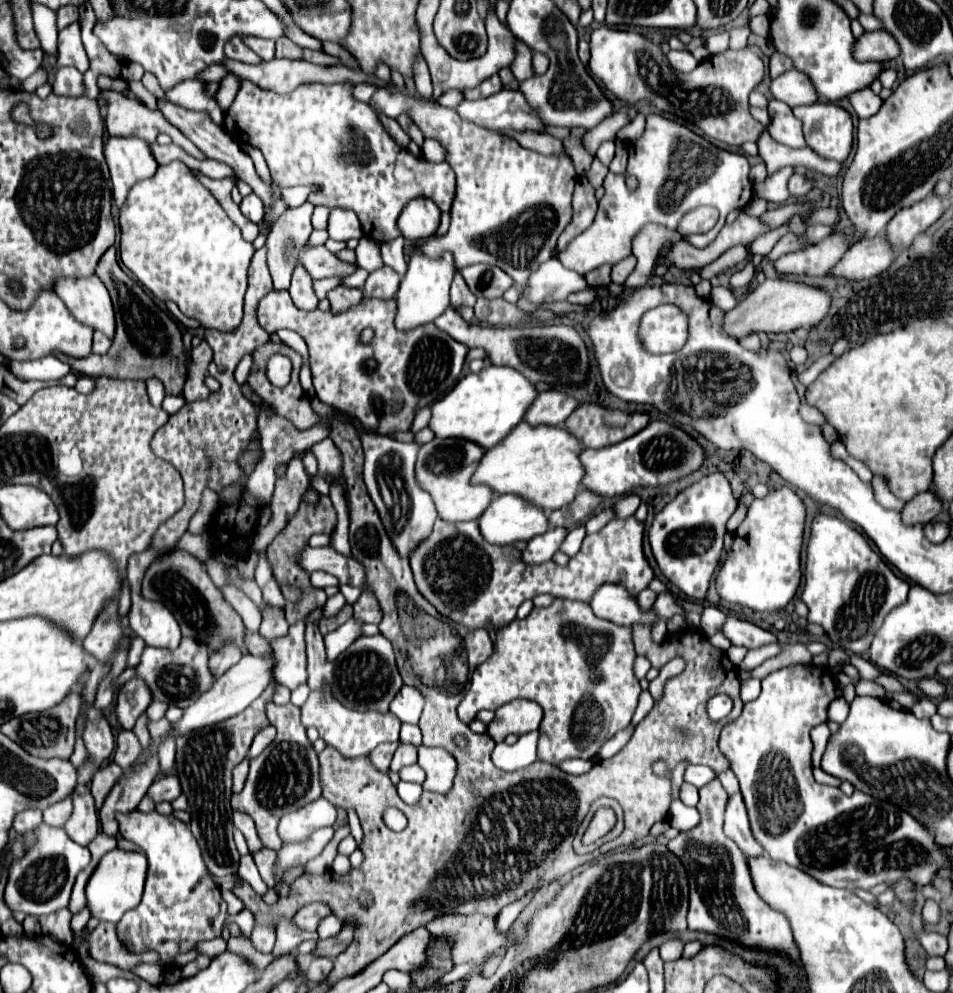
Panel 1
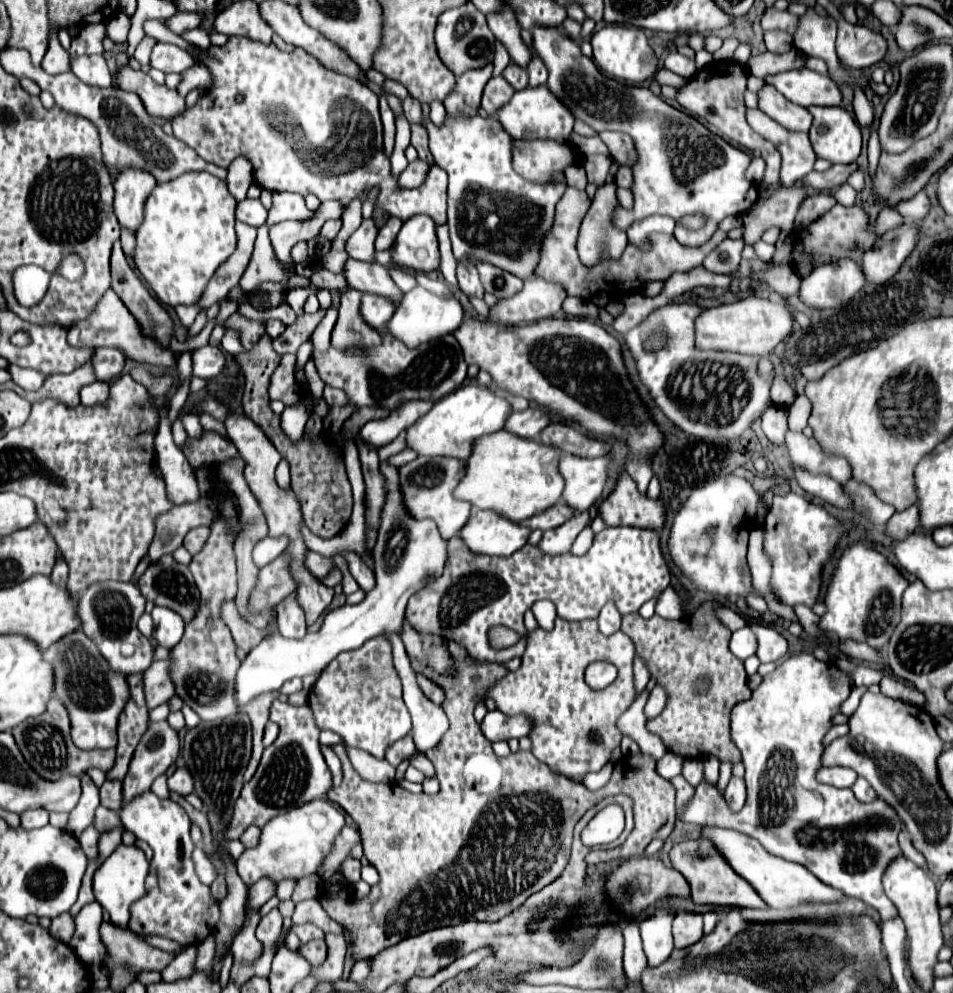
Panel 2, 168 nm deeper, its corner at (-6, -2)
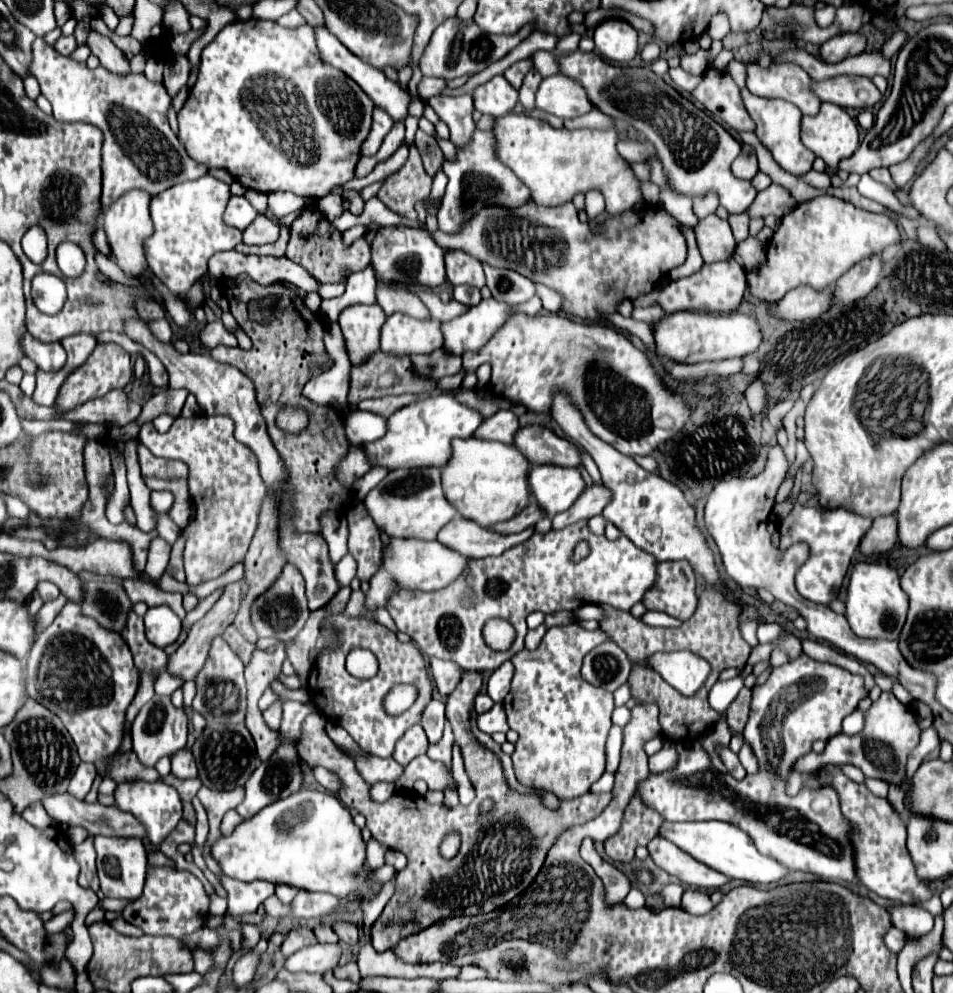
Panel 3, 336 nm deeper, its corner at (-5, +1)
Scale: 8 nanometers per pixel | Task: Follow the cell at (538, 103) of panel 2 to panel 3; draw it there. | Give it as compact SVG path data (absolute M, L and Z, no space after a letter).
M563 74L543 78L537 90L535 108L551 112L563 120L595 110L589 98L585 98L585 90L581 90L581 84L573 82L573 78L565 78Z

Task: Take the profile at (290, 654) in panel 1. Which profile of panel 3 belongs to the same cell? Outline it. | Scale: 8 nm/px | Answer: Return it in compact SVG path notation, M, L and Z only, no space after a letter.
M285 564L279 578L271 584L271 588L255 600L255 604L251 608L251 622L253 622L253 628L259 638L273 636L273 638L287 642L287 640L293 640L297 636L297 632L305 626L309 614L311 614L311 610L307 608L305 580L293 564Z

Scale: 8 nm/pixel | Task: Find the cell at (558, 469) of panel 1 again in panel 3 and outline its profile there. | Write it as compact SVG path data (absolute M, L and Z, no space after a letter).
M467 438L453 440L453 456L441 468L441 484L445 498L463 518L469 518L481 526L491 526L513 518L527 504L527 472L529 462L513 444Z

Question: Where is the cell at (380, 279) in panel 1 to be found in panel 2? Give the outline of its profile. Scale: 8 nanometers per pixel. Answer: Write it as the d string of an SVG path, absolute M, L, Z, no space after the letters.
M366 293L362 297L362 317L366 323L370 323L376 331L380 331L390 317L396 311L396 305L392 301L386 301L386 297L374 297L370 293Z

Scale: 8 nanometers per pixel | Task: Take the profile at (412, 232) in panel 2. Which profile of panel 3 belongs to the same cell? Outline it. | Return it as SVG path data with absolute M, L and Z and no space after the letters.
M381 228L377 230L371 242L371 268L375 270L375 278L383 284L399 284L399 286L425 286L437 288L445 284L445 264L443 264L443 248L433 242L433 238L425 230L411 228Z

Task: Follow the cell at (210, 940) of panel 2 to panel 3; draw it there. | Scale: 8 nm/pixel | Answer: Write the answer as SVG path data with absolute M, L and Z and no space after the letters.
M213 893L209 896L209 913L213 915L224 915L227 911L227 899Z

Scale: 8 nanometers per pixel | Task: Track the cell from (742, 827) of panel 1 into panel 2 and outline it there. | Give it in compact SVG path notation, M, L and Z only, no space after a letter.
M732 777L728 787L726 787L726 793L724 793L724 799L726 803L730 805L730 809L736 813L738 809L742 809L742 805L746 803L746 787L744 787L744 779L736 779Z

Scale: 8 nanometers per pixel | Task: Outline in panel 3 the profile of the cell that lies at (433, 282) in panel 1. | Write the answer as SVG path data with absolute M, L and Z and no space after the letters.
M393 314L383 324L381 350L385 350L385 354L397 356L431 354L443 344L439 326L441 324L433 318L415 320L403 314Z

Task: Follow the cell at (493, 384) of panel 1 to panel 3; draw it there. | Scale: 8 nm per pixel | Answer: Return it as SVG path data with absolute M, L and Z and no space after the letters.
M449 394L429 396L425 400L417 400L401 410L393 412L387 418L387 432L383 438L361 444L365 458L371 466L383 466L389 472L397 468L421 468L421 466L435 466L441 468L451 456L451 440L457 438L471 438L477 426L483 422L477 410L471 410L455 400Z

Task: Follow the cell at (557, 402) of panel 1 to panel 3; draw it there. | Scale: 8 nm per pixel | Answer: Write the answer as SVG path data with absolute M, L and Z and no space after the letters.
M497 410L493 416L481 422L481 426L477 428L477 436L473 438L485 438L485 440L511 444L517 430L519 430L517 416L511 410Z

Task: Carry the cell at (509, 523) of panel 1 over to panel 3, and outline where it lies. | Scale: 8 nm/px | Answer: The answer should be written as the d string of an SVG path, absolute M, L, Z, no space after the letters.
M455 516L449 524L445 524L439 530L437 540L443 546L457 550L459 554L465 554L465 556L471 556L471 558L485 558L485 556L499 556L505 550L525 542L533 534L533 530L535 528L529 526L523 532L503 536L503 534L491 532L491 530L479 526L473 520Z

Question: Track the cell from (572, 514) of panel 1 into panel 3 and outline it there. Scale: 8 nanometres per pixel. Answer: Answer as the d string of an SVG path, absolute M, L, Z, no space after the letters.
M529 502L515 518L505 520L505 522L497 522L493 526L489 526L489 530L497 530L497 534L515 534L525 530L527 526L537 524L539 518L543 518L545 514L539 510L539 506L535 502Z

